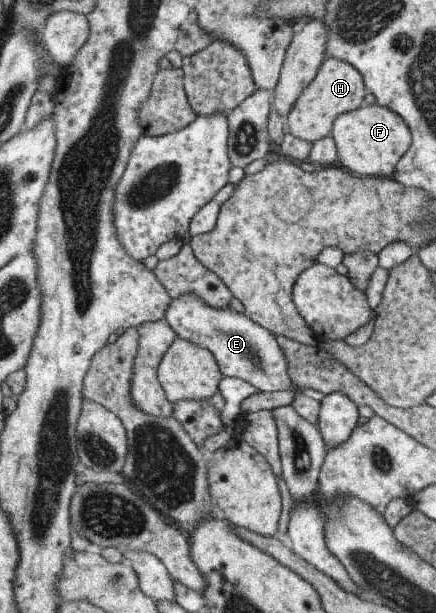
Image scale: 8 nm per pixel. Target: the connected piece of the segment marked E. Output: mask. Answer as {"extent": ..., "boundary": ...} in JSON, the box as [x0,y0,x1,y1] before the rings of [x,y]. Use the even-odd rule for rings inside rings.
{"extent":[165,293,298,394],"boundary":[[[192,293],[175,298],[168,307],[165,319],[178,337],[211,350],[224,376],[241,378],[260,391],[290,390],[298,394],[289,373],[288,357],[276,335],[254,322],[245,312],[212,306]]]}

